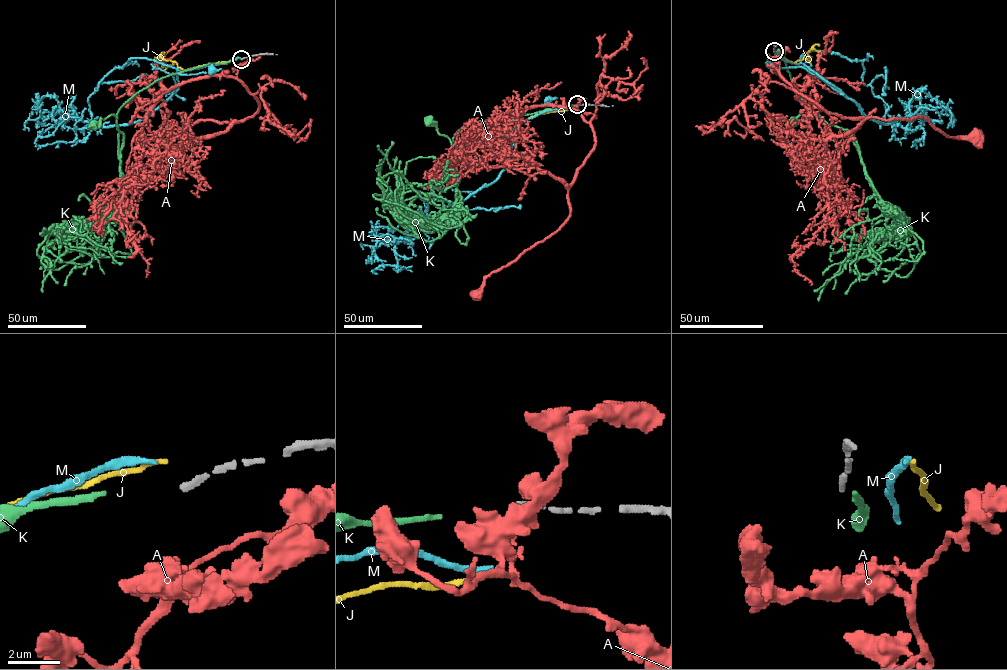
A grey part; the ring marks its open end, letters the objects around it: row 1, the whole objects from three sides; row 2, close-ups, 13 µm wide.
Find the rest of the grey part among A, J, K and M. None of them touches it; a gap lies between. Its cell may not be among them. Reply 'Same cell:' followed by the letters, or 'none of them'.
Same cell: K

